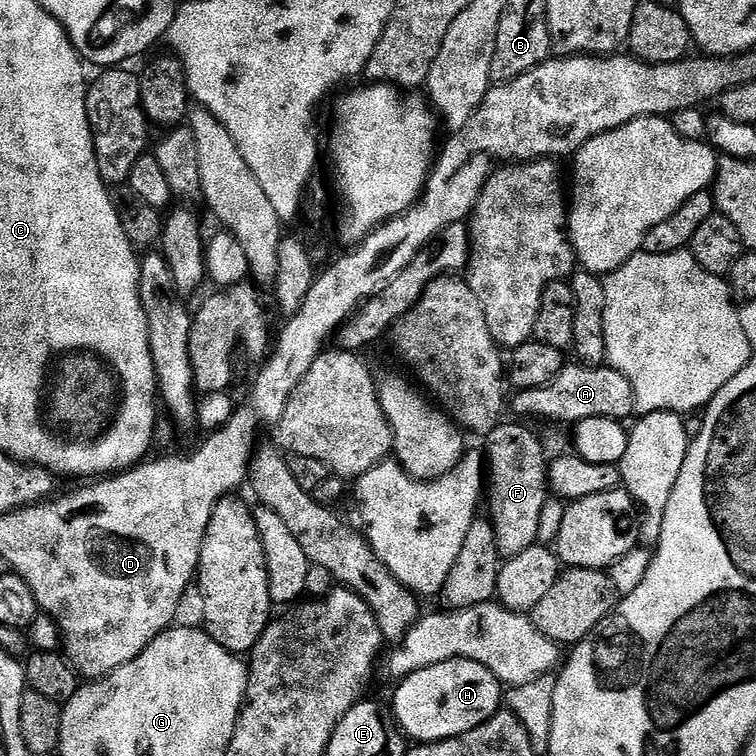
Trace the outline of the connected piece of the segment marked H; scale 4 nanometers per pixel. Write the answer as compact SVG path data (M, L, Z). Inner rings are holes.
M447 660L441 664L435 664L426 670L418 670L414 674L405 676L395 687L400 696L393 698L392 704L390 703L390 712L405 737L412 742L433 744L435 740L449 740L455 736L461 736L472 728L478 727L482 722L486 722L502 708L500 681L490 670L486 670L486 666L473 660Z

